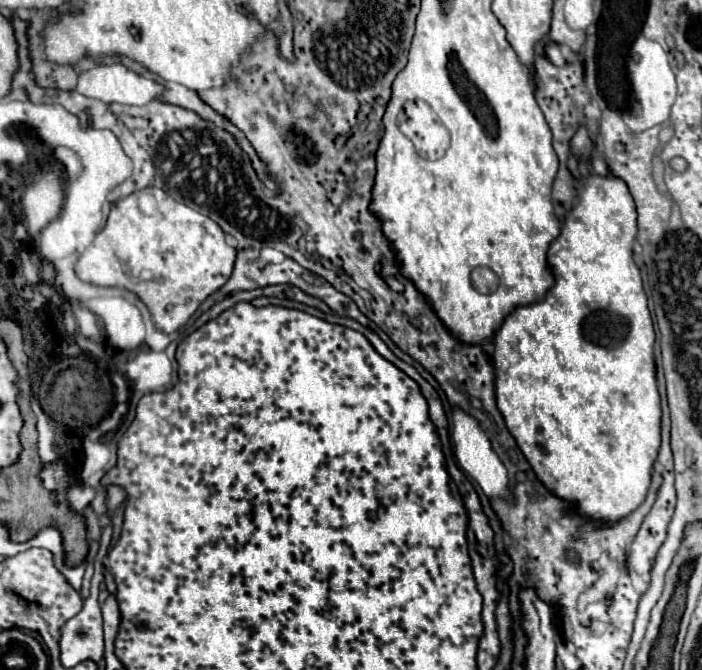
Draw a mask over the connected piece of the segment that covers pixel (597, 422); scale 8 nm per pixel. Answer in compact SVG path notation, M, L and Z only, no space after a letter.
M589 171L587 175L577 177L577 205L567 213L559 237L551 243L547 253L547 263L553 273L555 285L545 293L541 301L519 305L511 315L505 317L501 329L495 335L495 397L497 407L509 423L509 433L515 437L519 449L531 463L537 477L543 481L547 489L551 489L557 497L577 503L577 511L581 515L599 519L599 521L619 521L621 517L635 511L647 497L647 489L651 485L653 463L657 459L659 443L661 443L661 401L655 383L655 361L653 361L653 343L655 343L655 329L651 321L651 313L647 307L647 295L643 291L643 281L639 275L639 267L633 261L633 245L637 235L637 213L631 193L627 193L627 185L619 181L619 177L611 177L611 173L595 173Z

